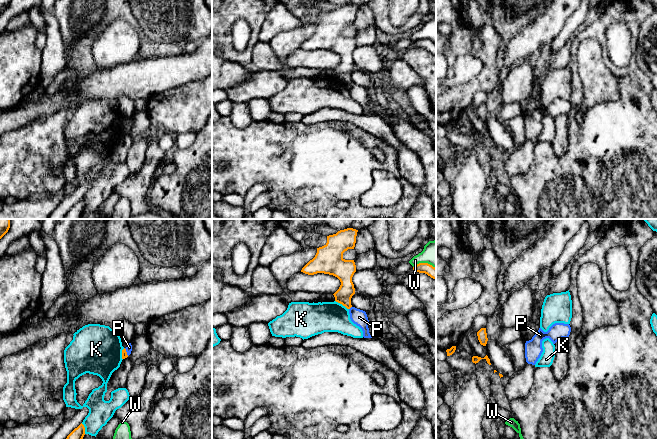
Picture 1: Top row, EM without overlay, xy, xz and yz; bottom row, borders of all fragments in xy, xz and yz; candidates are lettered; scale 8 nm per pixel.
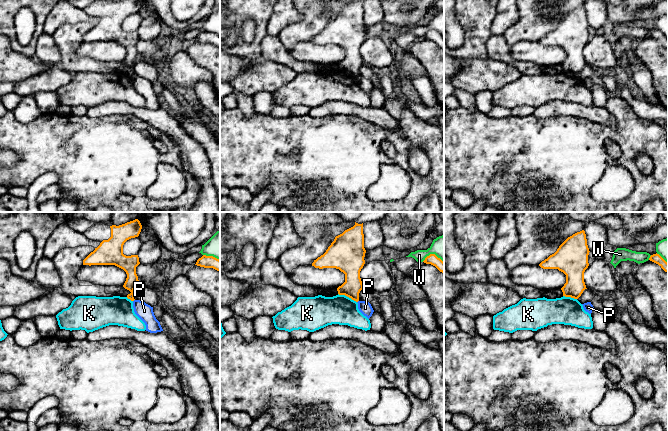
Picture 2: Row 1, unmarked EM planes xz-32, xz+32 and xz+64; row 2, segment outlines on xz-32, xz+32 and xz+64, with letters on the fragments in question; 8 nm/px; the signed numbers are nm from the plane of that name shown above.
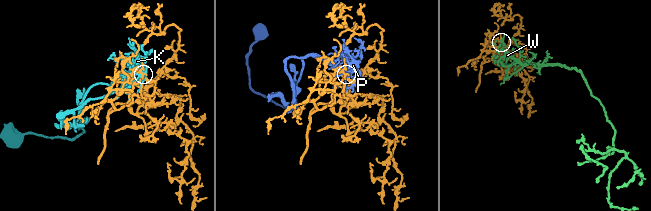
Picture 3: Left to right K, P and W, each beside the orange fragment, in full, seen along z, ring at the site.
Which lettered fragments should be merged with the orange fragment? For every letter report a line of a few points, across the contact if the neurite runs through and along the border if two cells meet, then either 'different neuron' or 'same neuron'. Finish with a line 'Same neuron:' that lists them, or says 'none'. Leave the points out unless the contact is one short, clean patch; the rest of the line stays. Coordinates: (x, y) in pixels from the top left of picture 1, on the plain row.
K: different neuron
P: different neuron
W: line xz (413, 42), (419, 39), (429, 39), (435, 44); different neuron
Same neuron: none

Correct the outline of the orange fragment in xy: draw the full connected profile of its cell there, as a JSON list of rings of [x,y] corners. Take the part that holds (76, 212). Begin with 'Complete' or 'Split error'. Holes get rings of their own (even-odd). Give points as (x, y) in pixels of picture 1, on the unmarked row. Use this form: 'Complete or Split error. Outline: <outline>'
Complete. Outline: [[[81,199],[75,204],[65,215],[64,219],[82,219],[82,215],[85,211],[85,203]]]

